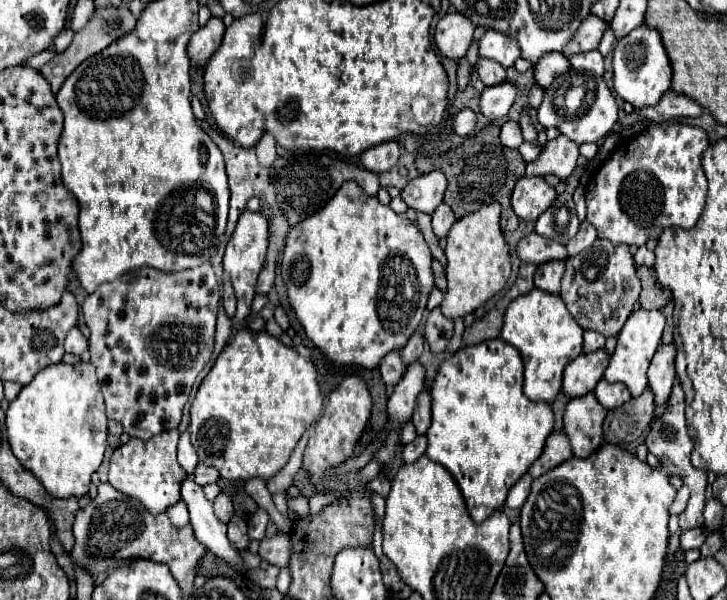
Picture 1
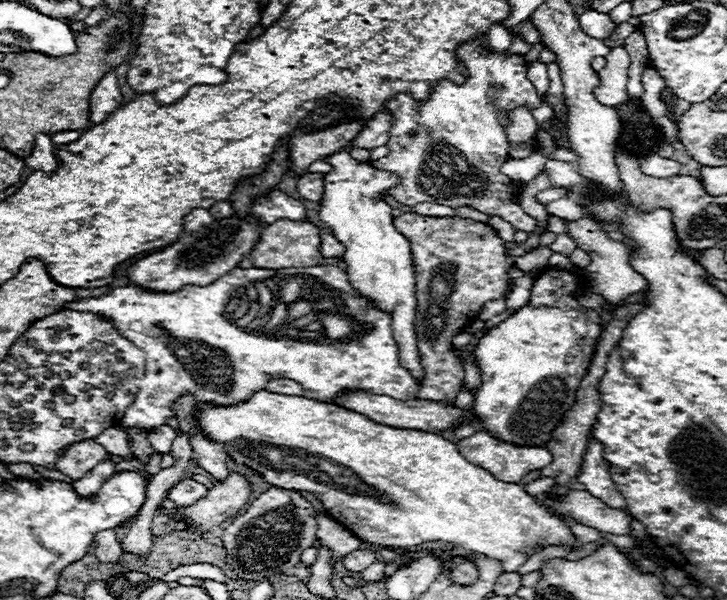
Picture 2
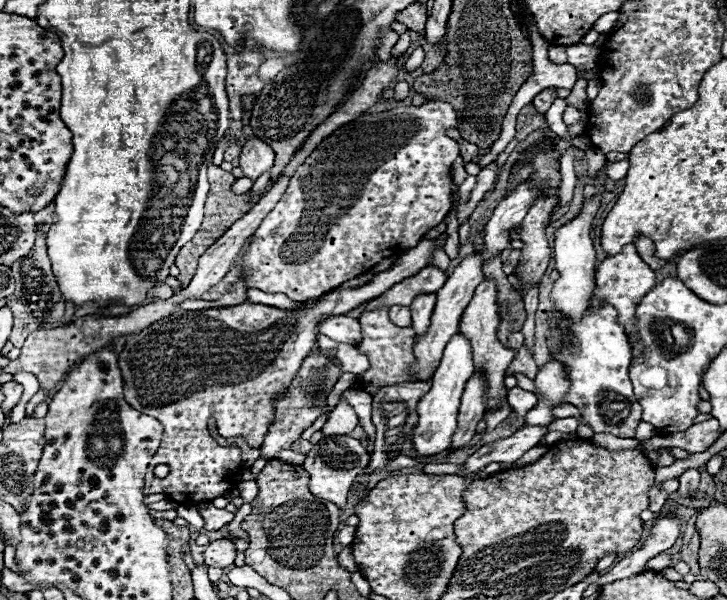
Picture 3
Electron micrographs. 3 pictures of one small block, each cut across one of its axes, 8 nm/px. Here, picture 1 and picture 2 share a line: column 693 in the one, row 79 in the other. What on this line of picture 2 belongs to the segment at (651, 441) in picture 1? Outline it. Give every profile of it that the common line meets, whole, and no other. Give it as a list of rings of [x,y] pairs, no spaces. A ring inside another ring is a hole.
[[[486,36],[462,42],[456,48],[456,58],[460,58],[468,70],[464,84],[454,84],[446,78],[438,80],[430,88],[430,98],[426,102],[414,100],[412,94],[396,94],[386,100],[386,108],[396,114],[386,144],[390,154],[374,160],[374,166],[400,172],[400,186],[388,190],[388,194],[406,206],[416,206],[420,202],[436,202],[450,208],[470,204],[486,214],[498,214],[516,230],[532,232],[536,220],[520,208],[516,200],[518,184],[500,172],[500,166],[510,154],[508,138],[494,114],[494,110],[514,110],[522,104],[530,108],[540,106],[538,92],[526,78],[528,62],[508,52],[490,52],[486,48]],[[490,84],[504,86],[494,106],[488,102],[492,96]]]

